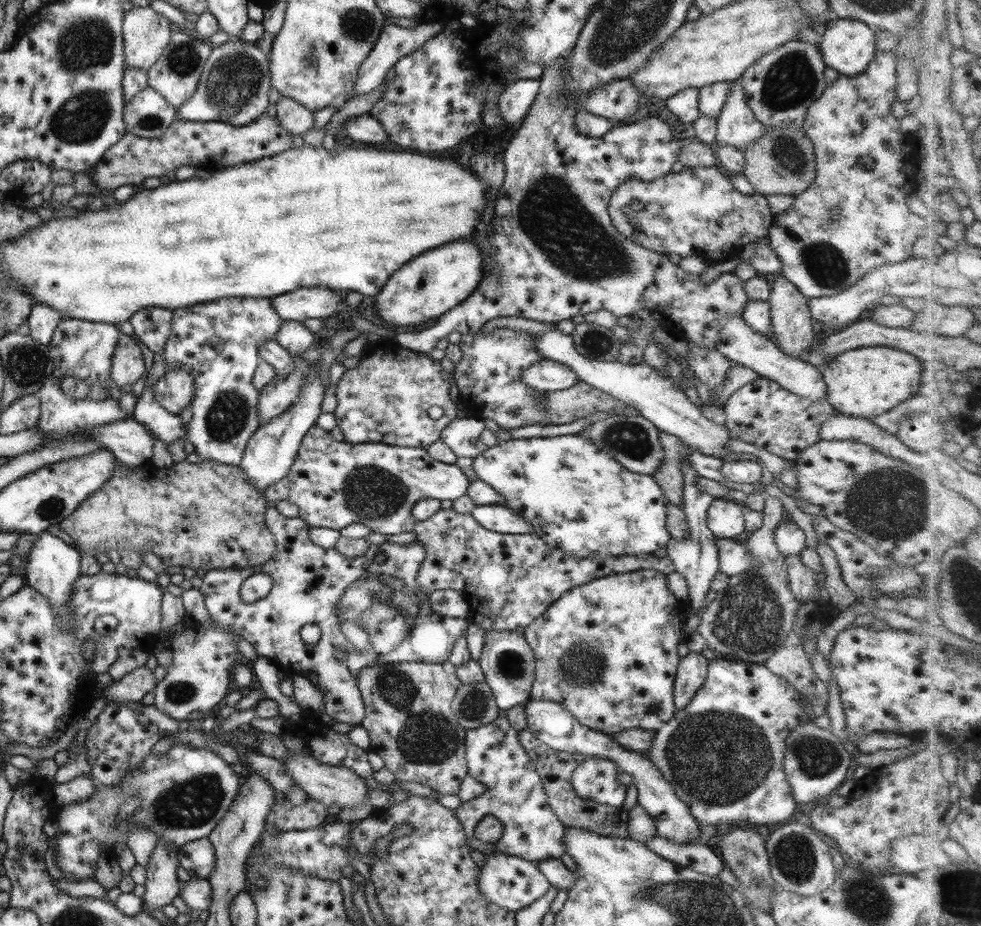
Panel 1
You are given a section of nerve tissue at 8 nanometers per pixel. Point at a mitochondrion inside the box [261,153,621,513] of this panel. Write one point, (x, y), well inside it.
(597, 343)

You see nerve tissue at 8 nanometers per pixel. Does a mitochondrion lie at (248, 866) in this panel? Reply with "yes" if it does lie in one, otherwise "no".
no

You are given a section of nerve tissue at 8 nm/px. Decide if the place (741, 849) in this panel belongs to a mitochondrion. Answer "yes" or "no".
yes

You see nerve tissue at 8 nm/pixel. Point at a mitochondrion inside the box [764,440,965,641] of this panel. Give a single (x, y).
(888, 507)

